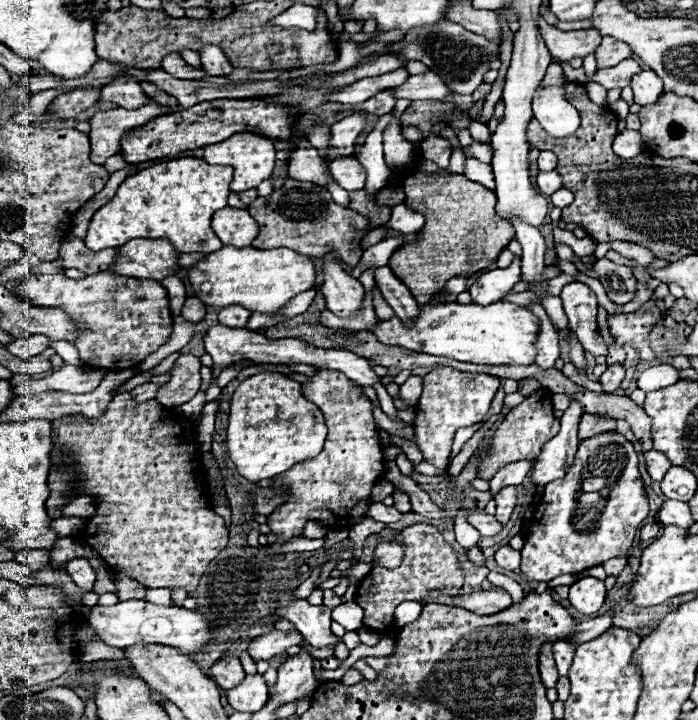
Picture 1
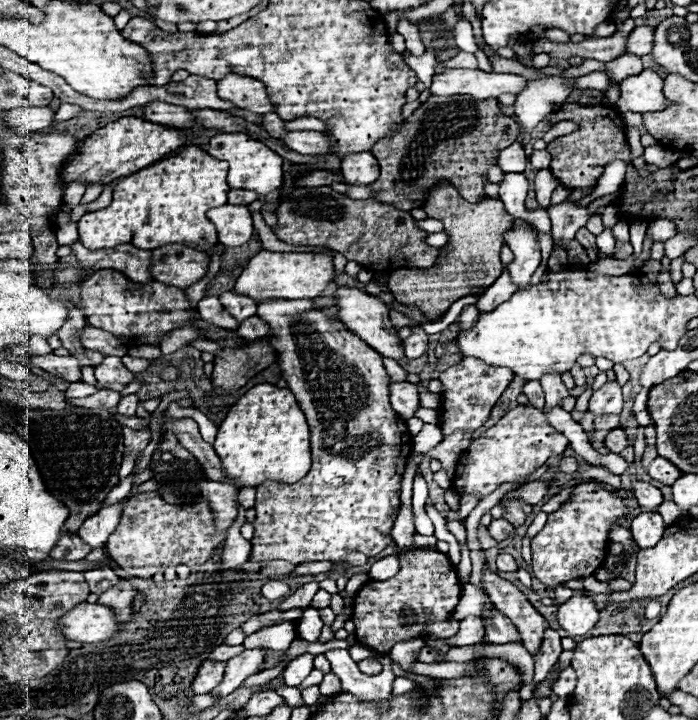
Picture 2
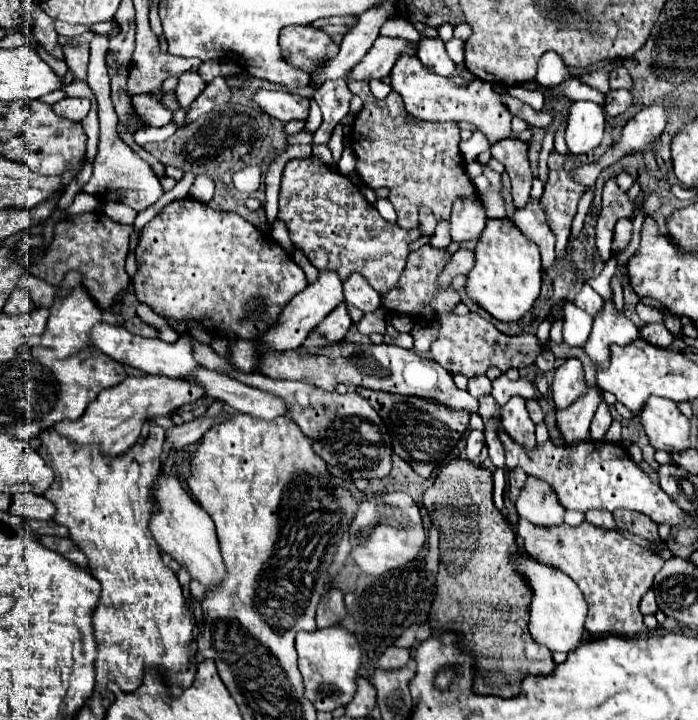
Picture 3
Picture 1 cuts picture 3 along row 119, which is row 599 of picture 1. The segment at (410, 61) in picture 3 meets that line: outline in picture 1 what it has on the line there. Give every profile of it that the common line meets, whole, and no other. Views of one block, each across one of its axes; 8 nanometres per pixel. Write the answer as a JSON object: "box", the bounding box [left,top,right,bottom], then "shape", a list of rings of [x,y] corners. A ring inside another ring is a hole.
{"box":[418,588,512,616],"shape":[[[492,588],[492,590],[480,590],[472,594],[458,594],[458,596],[448,596],[446,592],[428,592],[426,598],[418,600],[420,604],[444,604],[444,606],[456,606],[470,610],[474,614],[486,616],[486,614],[496,614],[512,604],[512,598],[506,590],[502,588]]]}

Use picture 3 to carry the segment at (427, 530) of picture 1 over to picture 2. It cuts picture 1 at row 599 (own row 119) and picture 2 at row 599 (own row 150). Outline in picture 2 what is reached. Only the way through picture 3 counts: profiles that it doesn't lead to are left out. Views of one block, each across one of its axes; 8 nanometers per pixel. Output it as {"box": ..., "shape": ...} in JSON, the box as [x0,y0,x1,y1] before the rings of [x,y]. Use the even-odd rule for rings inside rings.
{"box":[352,548,462,654],"shape":[[[414,548],[400,554],[400,572],[394,578],[364,584],[356,592],[352,606],[352,622],[356,624],[358,644],[380,654],[388,654],[396,642],[424,638],[422,628],[426,622],[452,618],[462,594],[462,584],[456,576],[454,564],[446,554],[428,548]]]}

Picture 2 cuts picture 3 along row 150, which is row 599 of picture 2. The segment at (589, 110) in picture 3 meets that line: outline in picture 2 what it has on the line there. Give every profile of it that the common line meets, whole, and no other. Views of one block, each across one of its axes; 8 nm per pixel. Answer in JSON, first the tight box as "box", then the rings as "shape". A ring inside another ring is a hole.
{"box":[558,590,598,638],"shape":[[[574,590],[574,596],[560,606],[558,622],[570,638],[584,636],[598,622],[596,604],[590,600],[590,596],[584,596],[582,590]]]}

